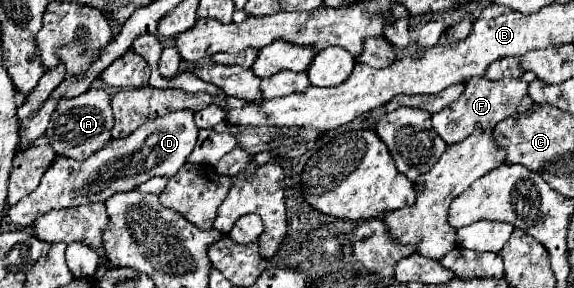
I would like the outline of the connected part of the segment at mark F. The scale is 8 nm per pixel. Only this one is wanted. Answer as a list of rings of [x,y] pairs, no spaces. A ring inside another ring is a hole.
[[[474,77],[474,81],[466,83],[464,93],[458,97],[458,101],[452,101],[446,109],[432,115],[432,127],[434,131],[448,143],[464,141],[468,135],[472,135],[480,127],[494,127],[502,119],[514,115],[520,111],[520,105],[530,107],[530,95],[528,95],[528,83],[524,79],[502,79],[502,81],[490,81],[486,77]]]

